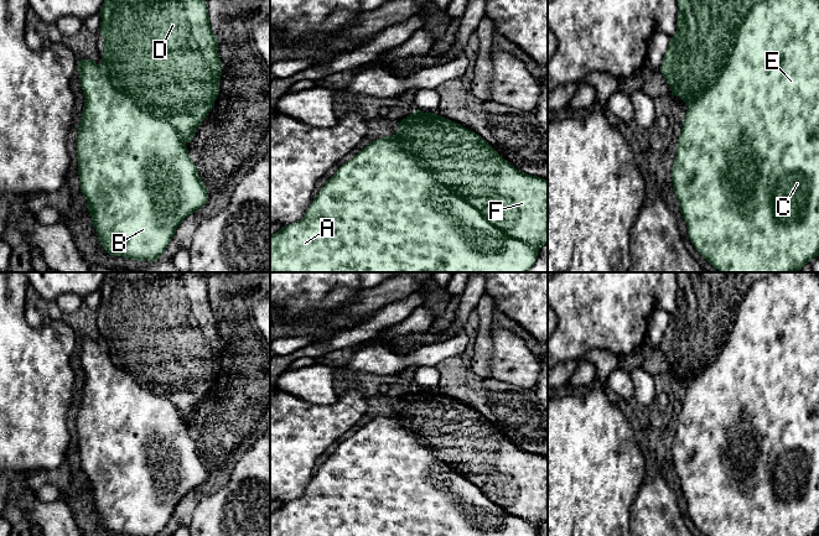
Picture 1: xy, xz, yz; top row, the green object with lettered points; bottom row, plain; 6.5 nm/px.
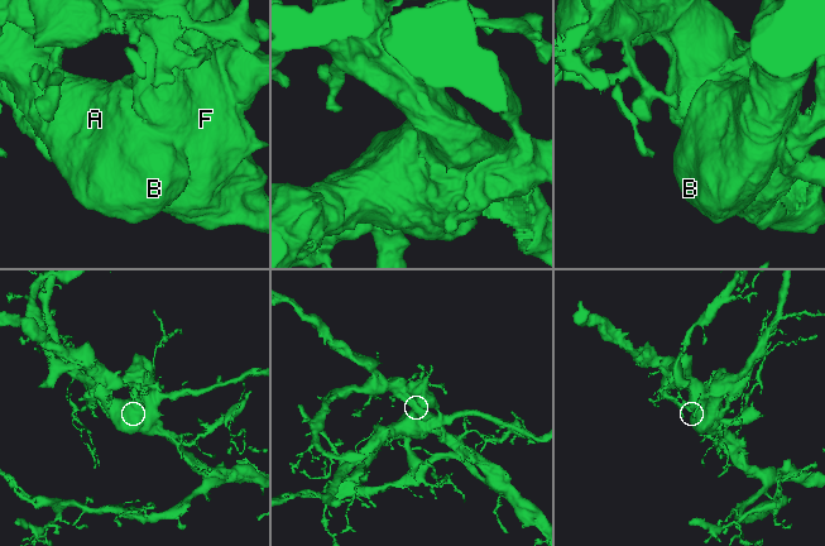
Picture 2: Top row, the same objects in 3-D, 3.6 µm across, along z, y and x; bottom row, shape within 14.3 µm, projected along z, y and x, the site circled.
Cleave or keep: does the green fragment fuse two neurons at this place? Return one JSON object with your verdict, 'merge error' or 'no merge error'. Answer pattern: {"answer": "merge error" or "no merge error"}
{"answer": "merge error"}

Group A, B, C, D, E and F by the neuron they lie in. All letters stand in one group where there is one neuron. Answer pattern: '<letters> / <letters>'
A B C E / D F

